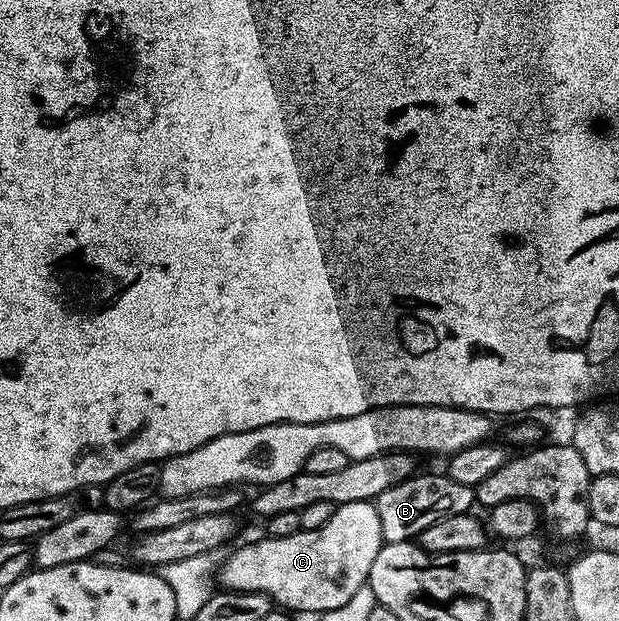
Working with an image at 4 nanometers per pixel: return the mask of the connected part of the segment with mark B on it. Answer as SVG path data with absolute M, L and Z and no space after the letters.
M412 474L407 480L385 490L374 500L377 518L381 518L381 534L386 543L414 541L429 526L436 524L442 516L470 513L476 503L475 489L453 482L450 476L418 476Z

